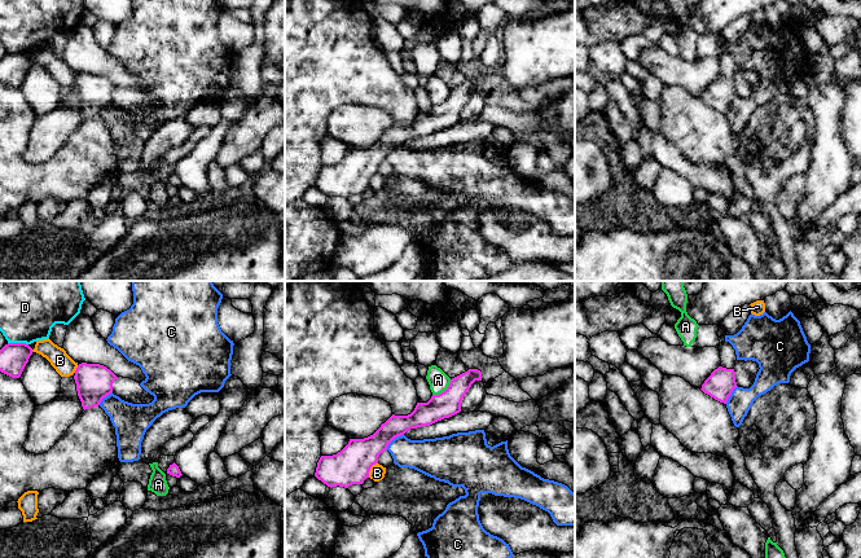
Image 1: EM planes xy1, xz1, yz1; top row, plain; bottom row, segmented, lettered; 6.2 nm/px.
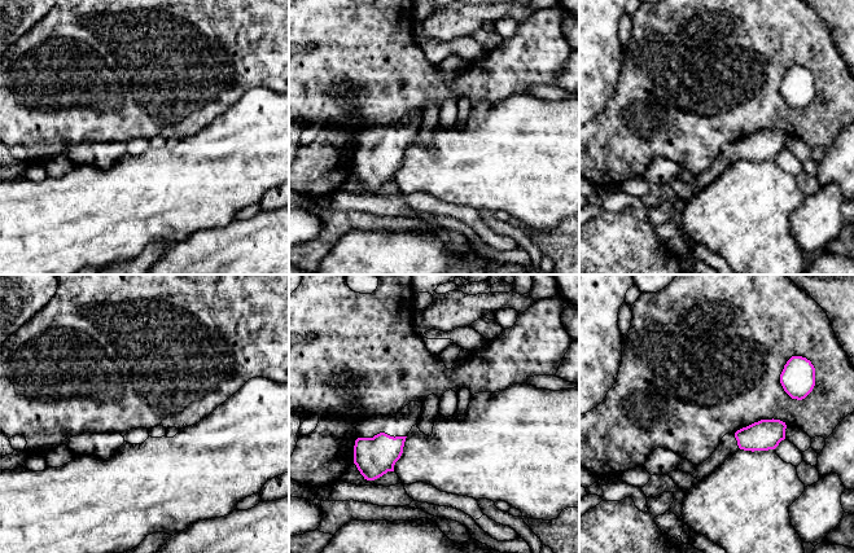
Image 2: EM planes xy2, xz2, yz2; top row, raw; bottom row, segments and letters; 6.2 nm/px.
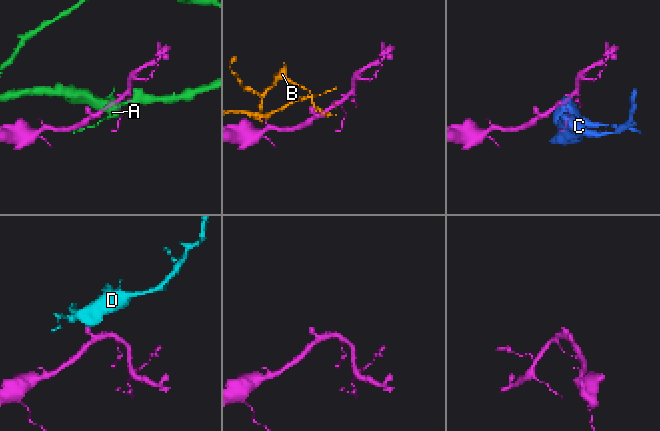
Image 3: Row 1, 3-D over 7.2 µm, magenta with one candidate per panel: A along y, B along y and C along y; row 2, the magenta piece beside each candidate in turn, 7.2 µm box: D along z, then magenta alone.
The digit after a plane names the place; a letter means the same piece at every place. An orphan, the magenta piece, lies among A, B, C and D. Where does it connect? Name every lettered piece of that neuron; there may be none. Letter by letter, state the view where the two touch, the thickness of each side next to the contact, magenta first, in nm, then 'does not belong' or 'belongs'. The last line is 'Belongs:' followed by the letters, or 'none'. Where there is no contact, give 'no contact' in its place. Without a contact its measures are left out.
A: contact in xz1; calibres 160 and 120 nm; does not belong
B: contact in xz1; calibres 220 and 100 nm; does not belong
C: contact in xz1; calibres 200 and 220 nm; does not belong
D: contact in xy1; calibres 180 and 380 nm; does not belong
Belongs: none

